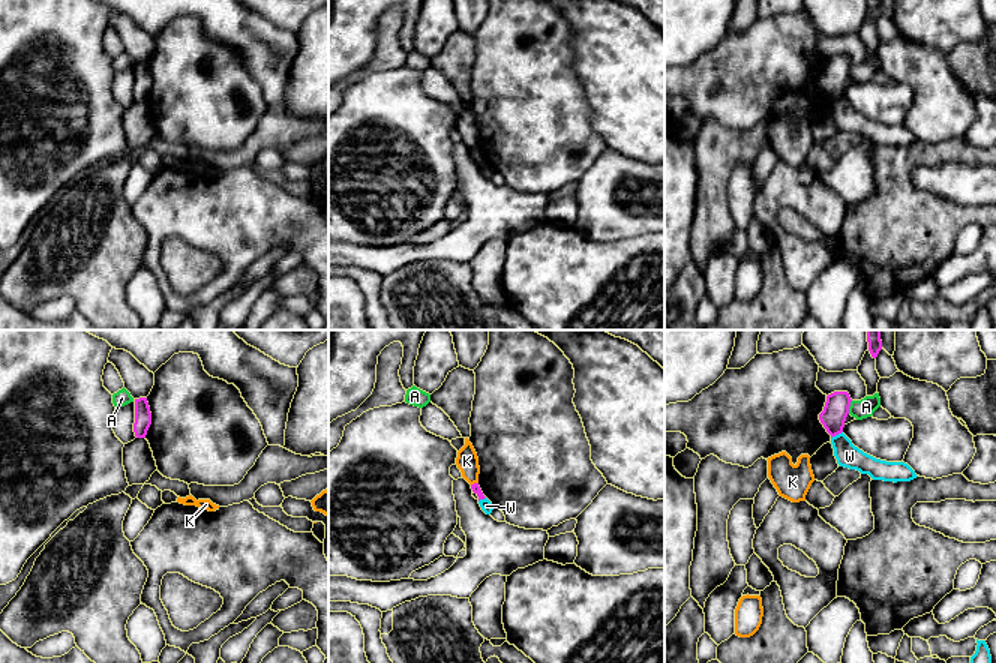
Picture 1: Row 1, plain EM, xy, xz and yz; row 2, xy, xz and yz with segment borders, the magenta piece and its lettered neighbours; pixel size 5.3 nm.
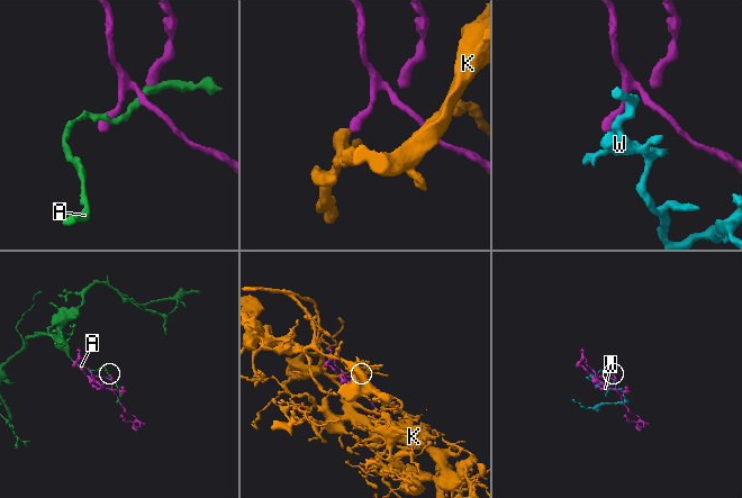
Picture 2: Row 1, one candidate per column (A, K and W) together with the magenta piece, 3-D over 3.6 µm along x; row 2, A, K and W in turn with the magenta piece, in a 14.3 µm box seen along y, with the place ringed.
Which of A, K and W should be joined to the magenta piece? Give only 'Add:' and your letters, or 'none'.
Add: none

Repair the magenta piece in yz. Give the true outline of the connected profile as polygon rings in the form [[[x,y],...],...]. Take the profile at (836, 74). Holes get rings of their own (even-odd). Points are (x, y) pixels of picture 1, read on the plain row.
[[[834,56],[826,60],[819,84],[831,102],[843,96],[850,66],[852,63],[848,56]]]

